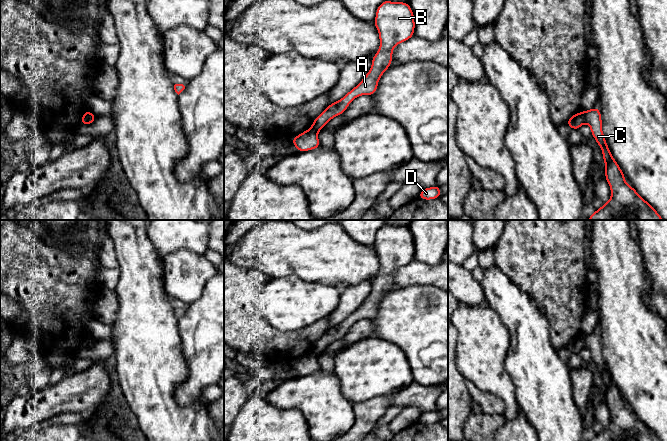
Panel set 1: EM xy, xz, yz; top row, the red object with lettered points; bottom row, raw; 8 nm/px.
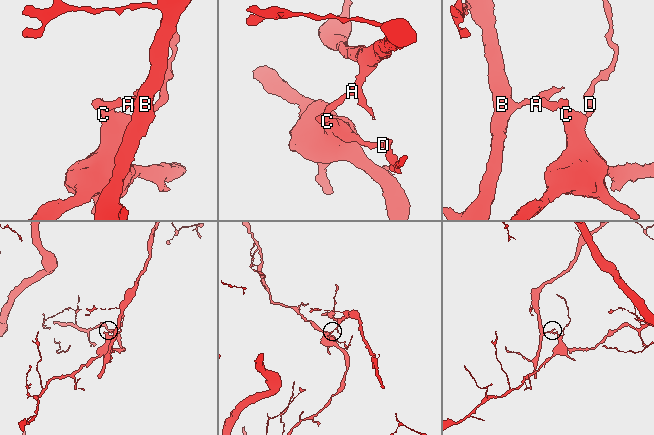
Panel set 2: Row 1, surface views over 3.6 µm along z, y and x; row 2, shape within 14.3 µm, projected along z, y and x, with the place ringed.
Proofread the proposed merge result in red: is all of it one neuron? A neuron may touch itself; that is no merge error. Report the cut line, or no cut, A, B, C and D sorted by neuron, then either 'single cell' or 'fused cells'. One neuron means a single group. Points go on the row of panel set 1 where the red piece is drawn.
cut in xy along (92, 114), (86, 123); A B / C D; fused cells

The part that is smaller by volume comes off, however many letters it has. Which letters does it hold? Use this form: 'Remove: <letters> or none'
Remove: A, B

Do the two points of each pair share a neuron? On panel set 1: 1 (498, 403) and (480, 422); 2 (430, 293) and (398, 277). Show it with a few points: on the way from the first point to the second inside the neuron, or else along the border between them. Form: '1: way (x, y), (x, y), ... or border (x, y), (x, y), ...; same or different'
1: border (483, 412), (499, 413), (502, 415); different
2: border (436, 286), (407, 285), (395, 288); different

